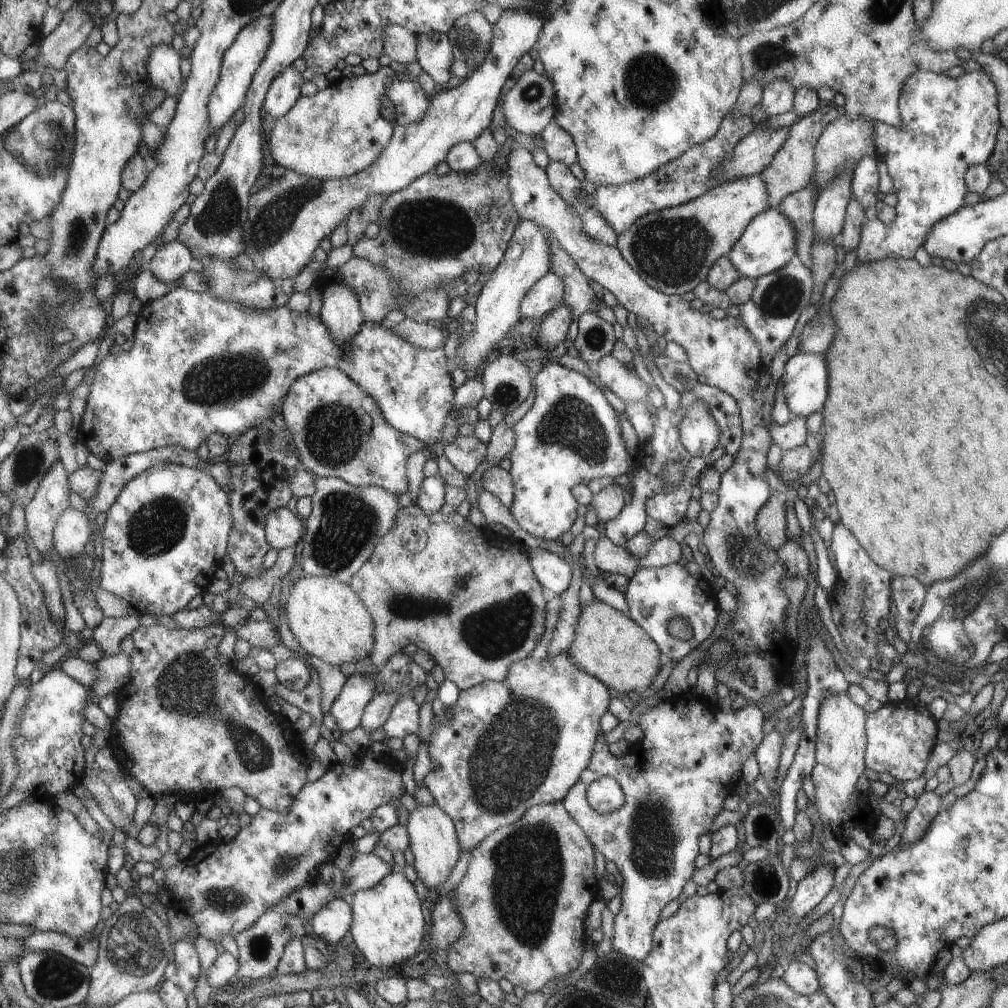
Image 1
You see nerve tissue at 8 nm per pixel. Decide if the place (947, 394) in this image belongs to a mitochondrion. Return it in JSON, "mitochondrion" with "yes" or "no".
{"mitochondrion":"no"}

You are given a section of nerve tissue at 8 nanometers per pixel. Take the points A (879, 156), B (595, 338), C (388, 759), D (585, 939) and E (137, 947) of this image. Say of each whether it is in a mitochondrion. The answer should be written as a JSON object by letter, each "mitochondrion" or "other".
{"A":"other","B":"mitochondrion","C":"other","D":"other","E":"mitochondrion"}

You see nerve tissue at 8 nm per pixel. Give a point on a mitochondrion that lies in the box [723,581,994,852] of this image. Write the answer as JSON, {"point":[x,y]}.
{"point":[948,651]}

